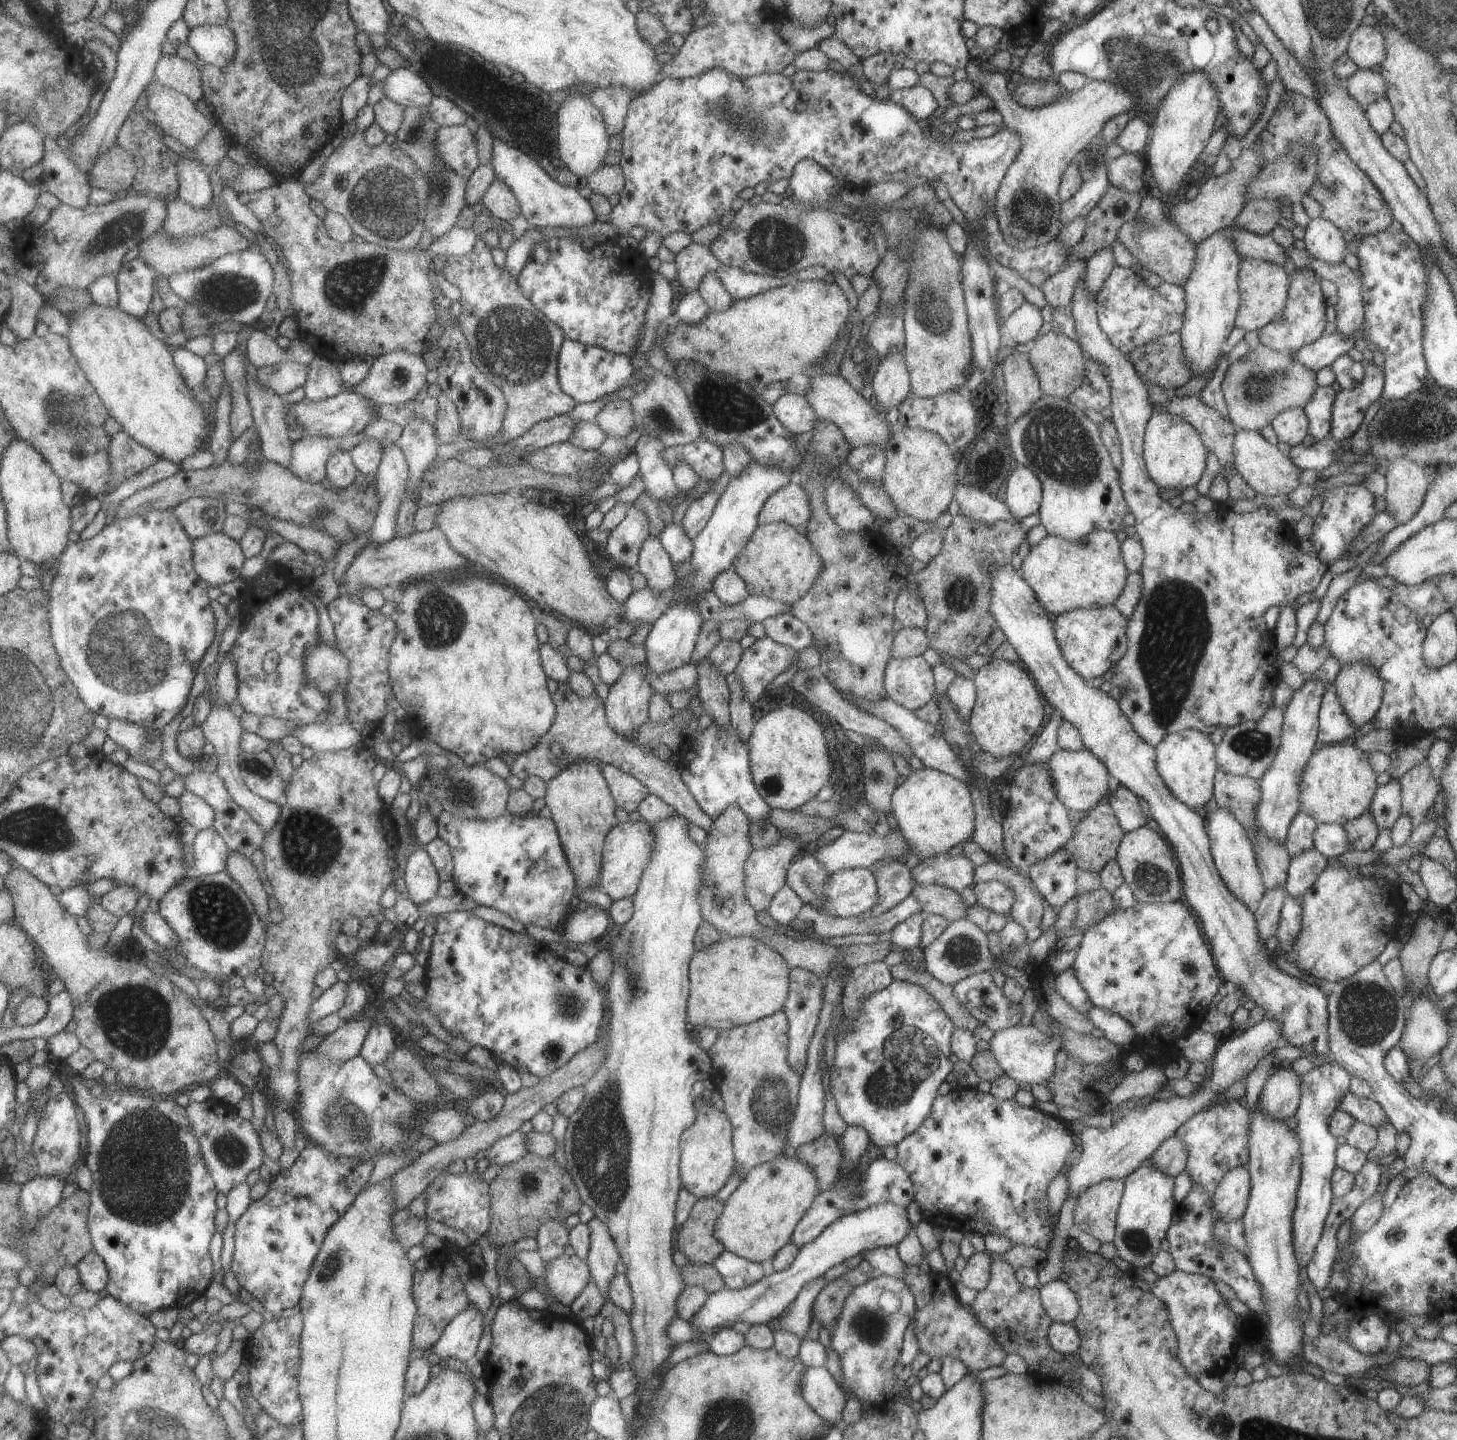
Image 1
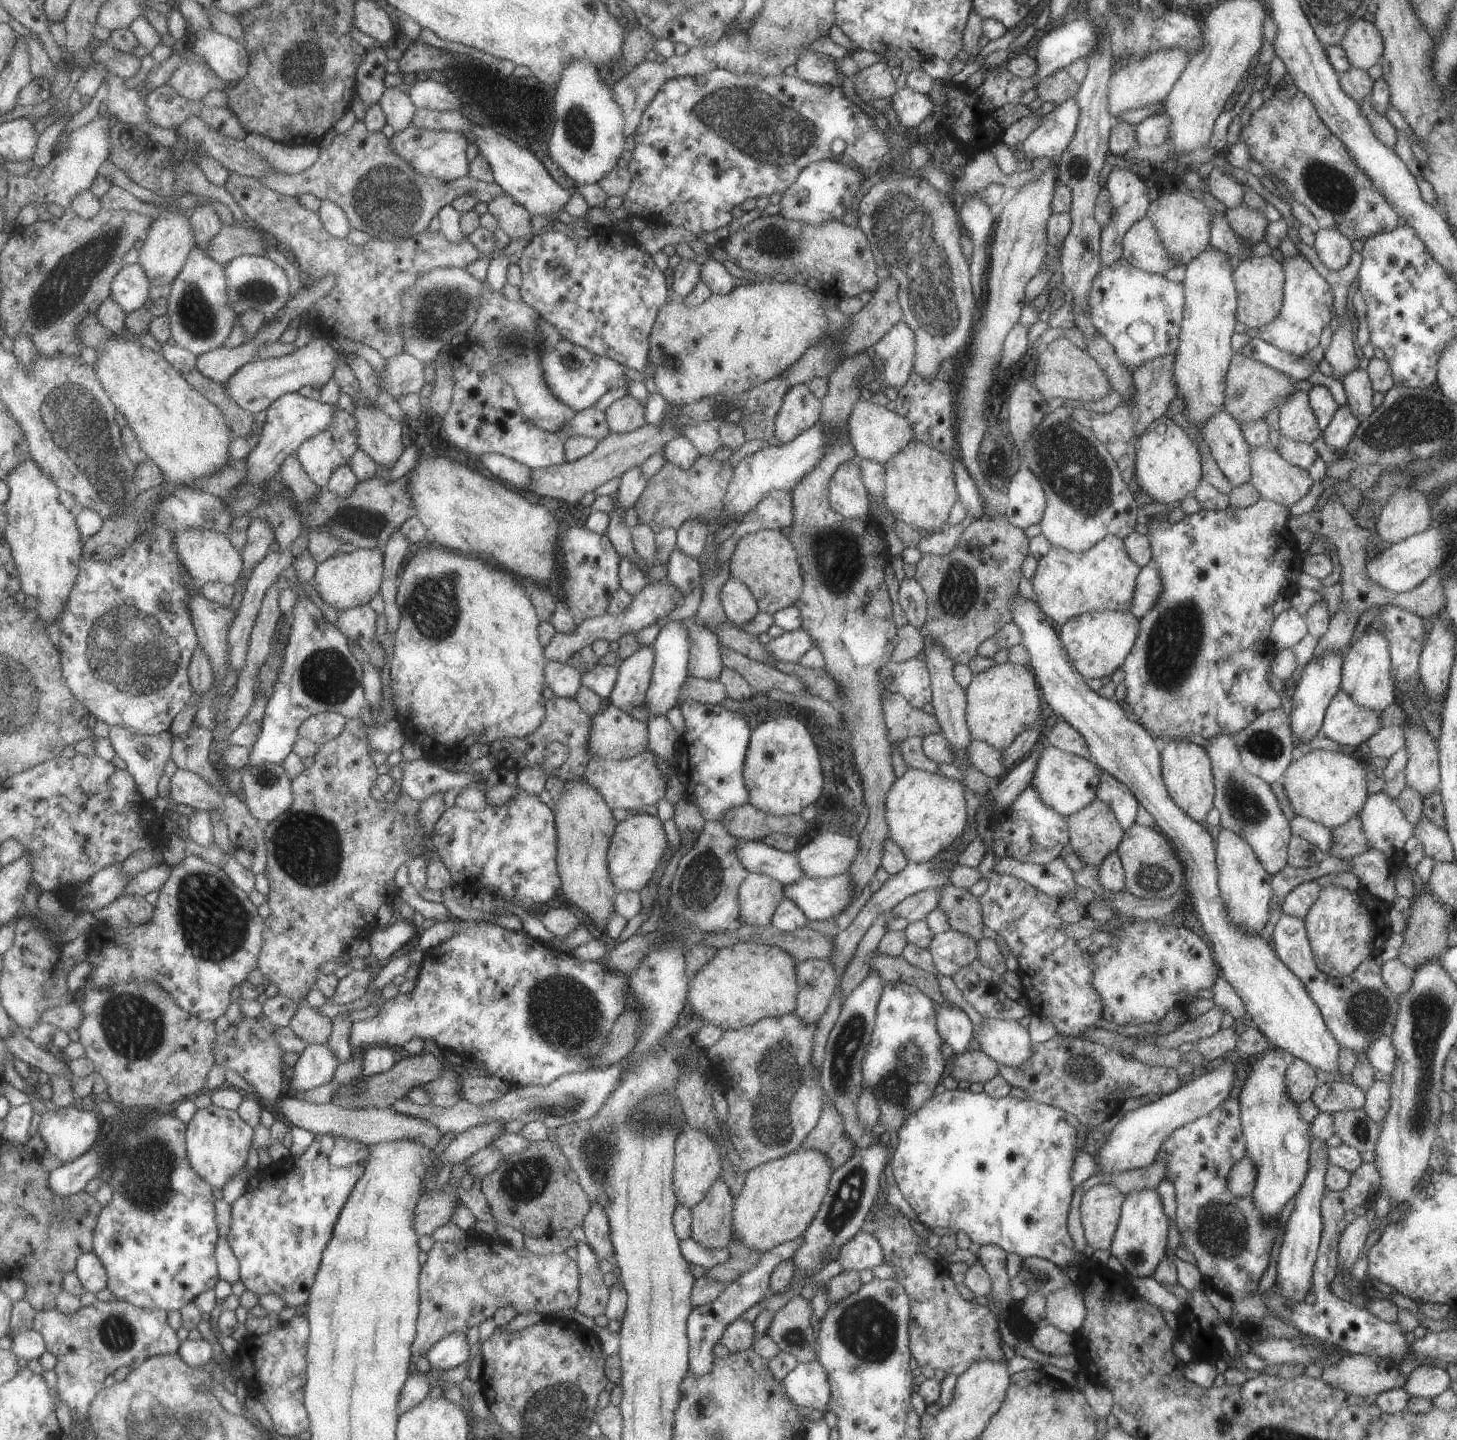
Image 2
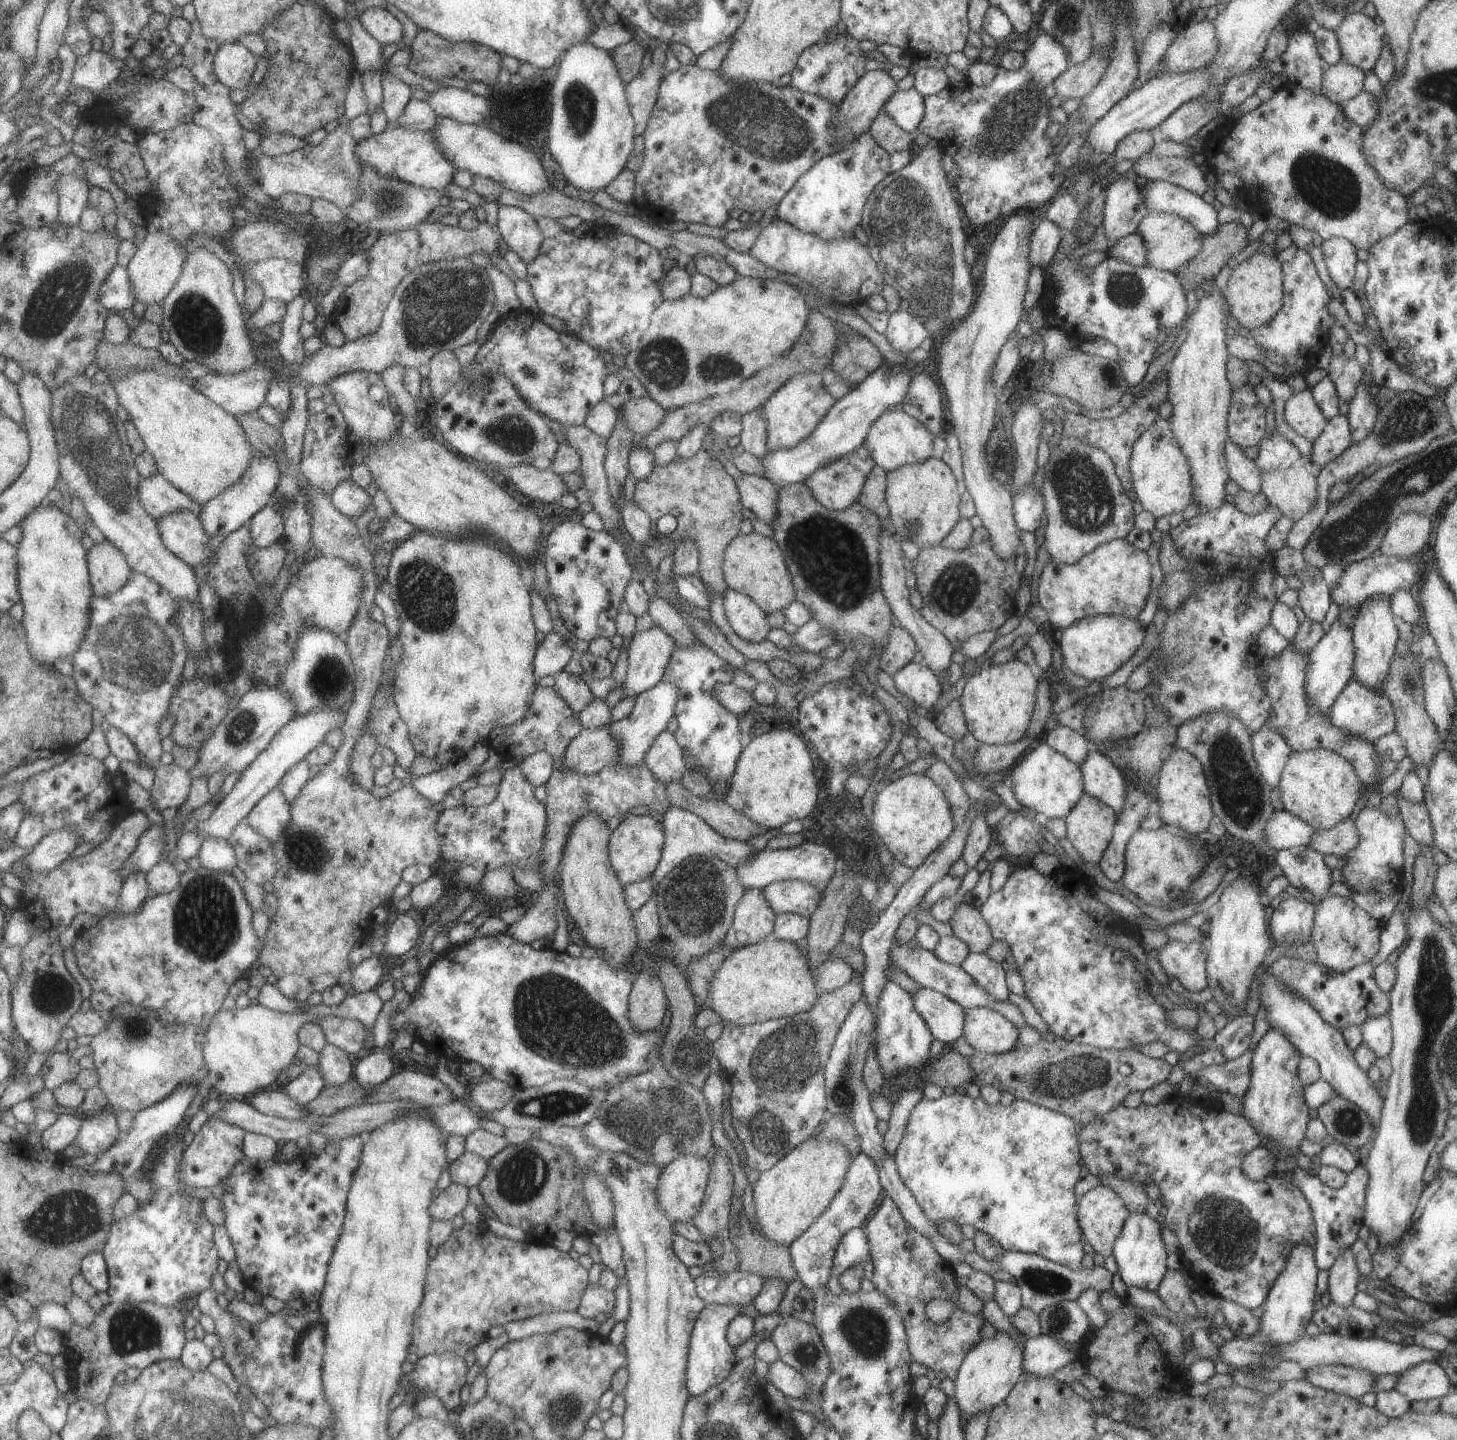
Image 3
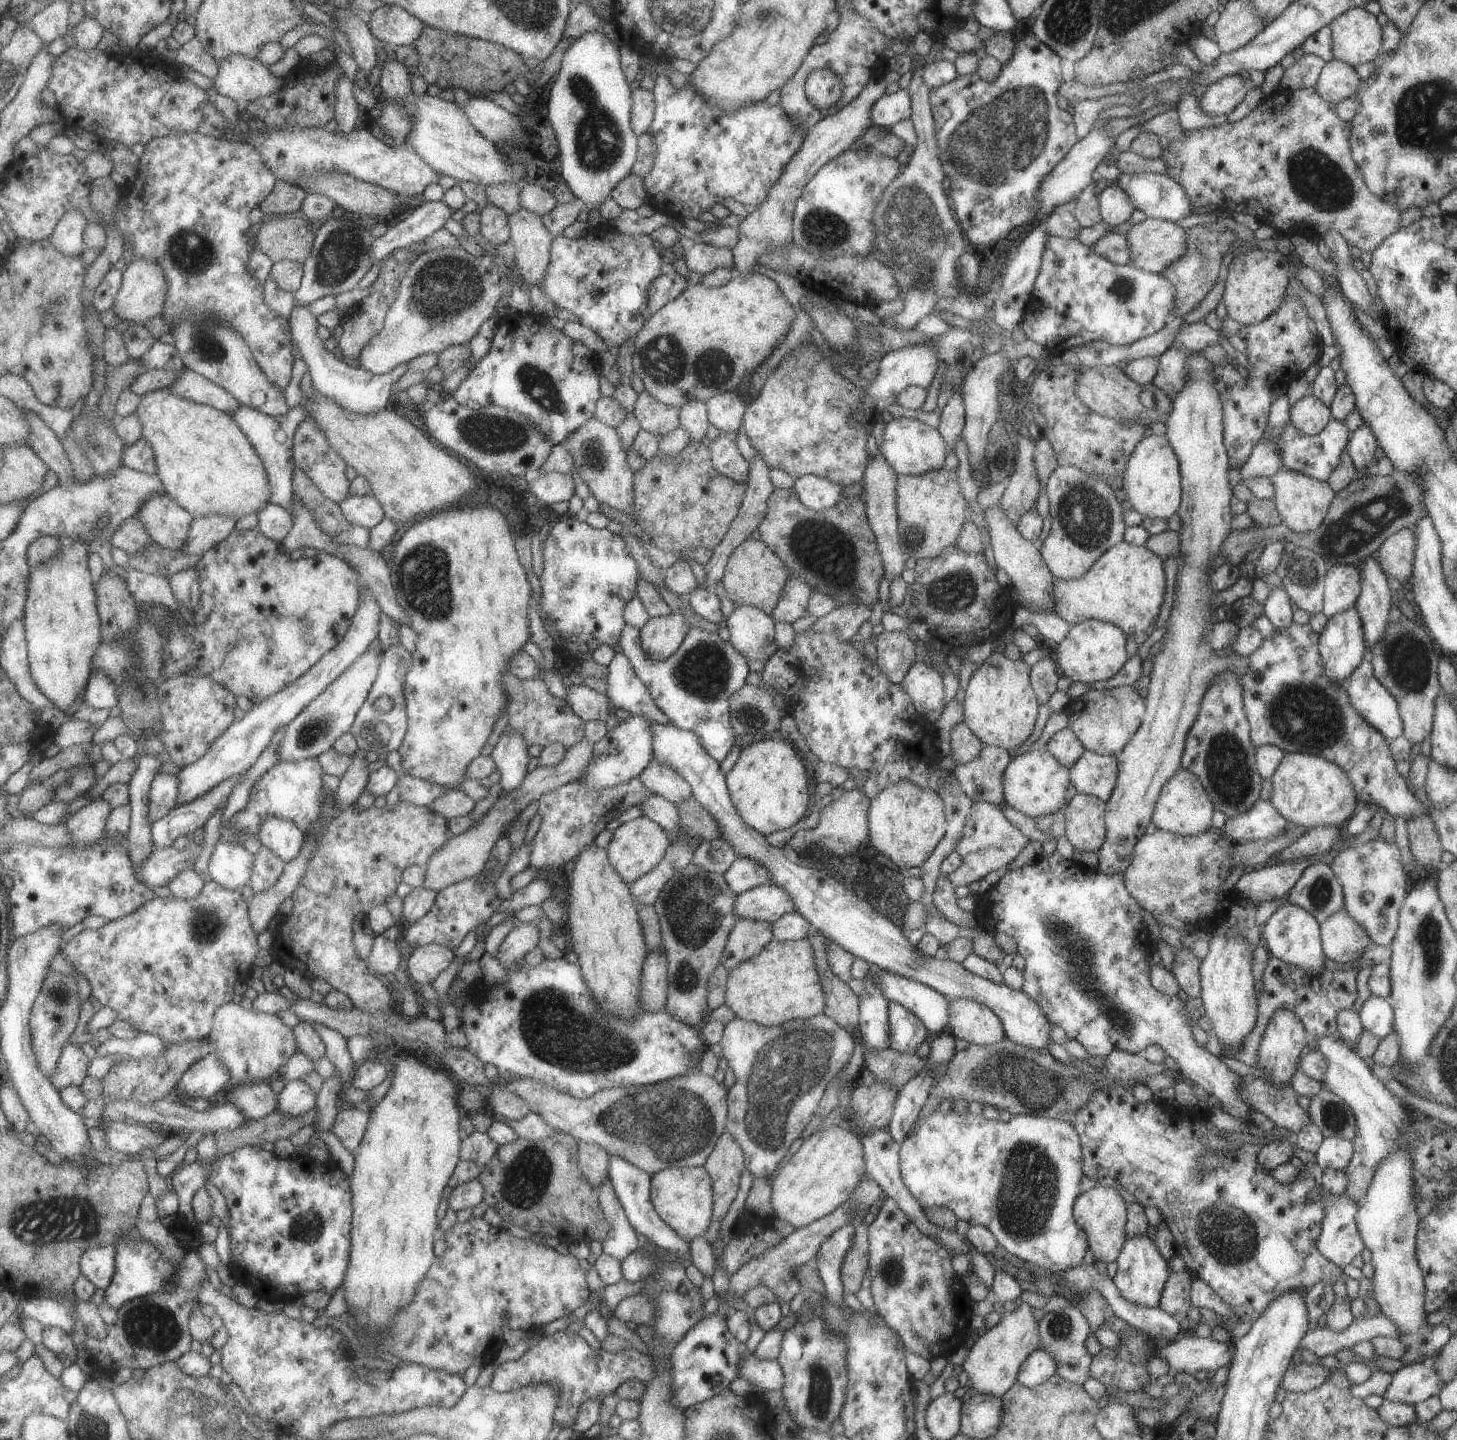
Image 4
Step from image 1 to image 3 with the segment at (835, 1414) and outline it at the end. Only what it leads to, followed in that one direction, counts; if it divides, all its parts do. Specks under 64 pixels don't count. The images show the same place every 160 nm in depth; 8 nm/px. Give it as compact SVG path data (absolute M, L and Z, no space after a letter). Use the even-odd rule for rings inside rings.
M775 1360L768 1365L767 1380L779 1391L784 1397L802 1399L807 1396L809 1386L803 1380L803 1376L791 1366Z

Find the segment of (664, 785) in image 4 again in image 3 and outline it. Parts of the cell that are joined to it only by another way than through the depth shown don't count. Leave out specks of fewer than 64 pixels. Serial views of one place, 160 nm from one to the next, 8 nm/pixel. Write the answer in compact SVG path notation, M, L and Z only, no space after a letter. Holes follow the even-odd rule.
M668 729L653 738L653 744L645 752L644 762L653 778L657 778L663 785L680 781L687 770L683 750Z

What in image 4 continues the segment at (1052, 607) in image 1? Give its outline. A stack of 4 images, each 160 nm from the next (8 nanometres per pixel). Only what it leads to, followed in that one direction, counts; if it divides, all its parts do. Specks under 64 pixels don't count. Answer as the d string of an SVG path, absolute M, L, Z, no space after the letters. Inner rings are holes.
M1121 540L1101 554L1080 579L1054 578L1054 613L1070 625L1095 619L1114 624L1126 635L1139 635L1155 622L1165 600L1165 585L1164 566L1159 556L1144 544L1130 545Z

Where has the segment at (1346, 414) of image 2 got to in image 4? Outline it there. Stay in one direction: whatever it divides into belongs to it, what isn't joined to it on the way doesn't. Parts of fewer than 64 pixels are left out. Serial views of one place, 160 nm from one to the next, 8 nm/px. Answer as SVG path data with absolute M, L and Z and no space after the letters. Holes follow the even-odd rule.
M1330 419L1321 432L1314 435L1301 434L1291 421L1287 421L1274 440L1274 450L1278 454L1281 468L1291 472L1303 472L1305 476L1318 481L1326 481L1332 468L1340 461L1340 454L1346 448L1350 432L1341 421Z

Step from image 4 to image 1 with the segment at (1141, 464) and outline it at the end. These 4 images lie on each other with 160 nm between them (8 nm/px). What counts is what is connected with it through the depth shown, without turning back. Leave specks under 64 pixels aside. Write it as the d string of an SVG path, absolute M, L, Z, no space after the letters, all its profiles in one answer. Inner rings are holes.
M1155 410L1146 422L1142 444L1142 459L1148 477L1158 488L1185 489L1195 486L1205 470L1205 456L1208 450L1203 446L1197 431L1180 416L1167 411Z

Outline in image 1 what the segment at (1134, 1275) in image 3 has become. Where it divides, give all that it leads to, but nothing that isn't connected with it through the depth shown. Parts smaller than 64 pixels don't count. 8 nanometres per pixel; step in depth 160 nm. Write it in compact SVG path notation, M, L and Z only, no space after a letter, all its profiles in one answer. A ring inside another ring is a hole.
M1148 1159L1143 1161L1124 1179L1123 1192L1116 1212L1114 1239L1116 1255L1128 1262L1131 1267L1149 1266L1154 1254L1160 1251L1159 1244L1166 1238L1166 1230L1171 1224L1174 1204L1172 1188L1174 1180L1158 1171Z

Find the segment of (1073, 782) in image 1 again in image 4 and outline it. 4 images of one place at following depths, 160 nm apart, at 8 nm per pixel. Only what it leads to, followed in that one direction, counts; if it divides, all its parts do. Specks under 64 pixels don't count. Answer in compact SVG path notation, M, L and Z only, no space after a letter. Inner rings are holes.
M1047 751L1016 754L1002 774L1003 802L1031 818L1052 814L1064 807L1065 789L1070 782L1068 776L1068 768L1061 766Z

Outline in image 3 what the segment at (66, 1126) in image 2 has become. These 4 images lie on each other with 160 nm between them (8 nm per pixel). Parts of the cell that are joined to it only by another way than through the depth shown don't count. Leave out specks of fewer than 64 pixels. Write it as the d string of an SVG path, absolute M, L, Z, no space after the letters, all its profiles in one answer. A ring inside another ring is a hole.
M107 1108L94 1116L83 1116L83 1126L75 1140L75 1145L81 1152L87 1155L103 1155L121 1138L123 1132L115 1115L114 1110Z

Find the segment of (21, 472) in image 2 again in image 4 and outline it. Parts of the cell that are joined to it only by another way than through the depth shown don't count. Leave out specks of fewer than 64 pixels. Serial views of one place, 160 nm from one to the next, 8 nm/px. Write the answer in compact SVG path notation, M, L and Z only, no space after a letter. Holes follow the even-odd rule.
M71 539L64 544L61 556L47 565L32 567L28 602L26 606L27 640L30 652L30 665L35 680L45 696L59 710L69 710L77 700L85 701L90 676L95 671L94 657L105 642L102 633L102 618L98 609L96 585L91 582L89 570L89 547L81 541Z

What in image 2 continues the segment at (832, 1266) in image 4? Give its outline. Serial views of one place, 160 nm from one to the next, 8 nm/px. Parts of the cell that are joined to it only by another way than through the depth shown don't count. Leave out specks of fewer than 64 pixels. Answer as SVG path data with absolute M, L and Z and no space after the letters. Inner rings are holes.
M861 1229L838 1248L835 1260L843 1271L859 1272L882 1264L882 1258L882 1250L875 1237L869 1230Z

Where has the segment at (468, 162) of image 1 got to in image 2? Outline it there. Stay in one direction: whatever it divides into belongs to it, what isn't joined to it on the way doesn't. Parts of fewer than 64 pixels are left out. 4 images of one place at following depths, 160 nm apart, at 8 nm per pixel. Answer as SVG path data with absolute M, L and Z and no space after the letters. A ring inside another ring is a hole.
M412 124L401 132L395 132L390 141L394 148L393 151L426 177L450 181L468 173L468 164L465 159L467 158L465 152L467 152L468 140L460 132L436 131Z

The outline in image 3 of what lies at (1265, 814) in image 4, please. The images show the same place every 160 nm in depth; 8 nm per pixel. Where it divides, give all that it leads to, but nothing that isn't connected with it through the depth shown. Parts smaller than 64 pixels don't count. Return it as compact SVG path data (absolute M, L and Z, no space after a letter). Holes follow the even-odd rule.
M1282 809L1275 810L1269 816L1269 822L1265 822L1263 840L1276 852L1295 846L1306 846L1313 834L1315 828Z

